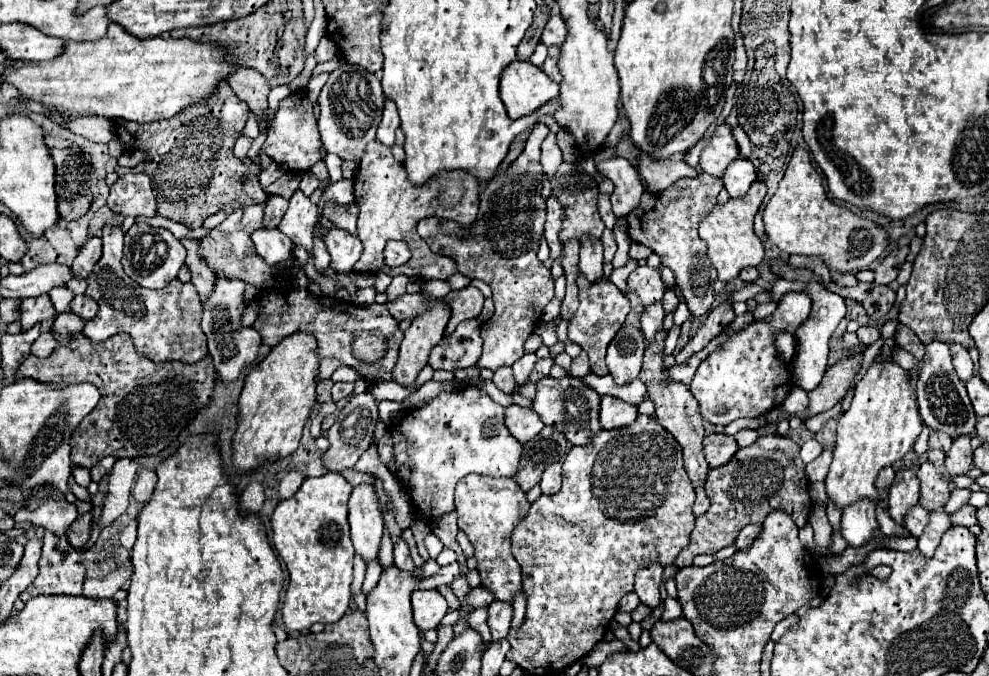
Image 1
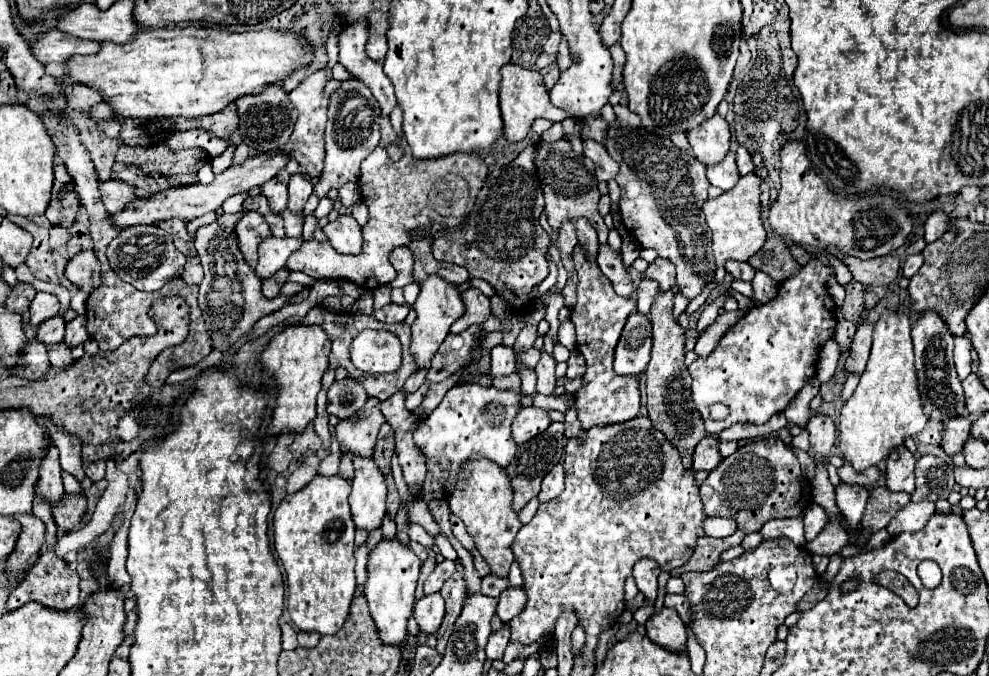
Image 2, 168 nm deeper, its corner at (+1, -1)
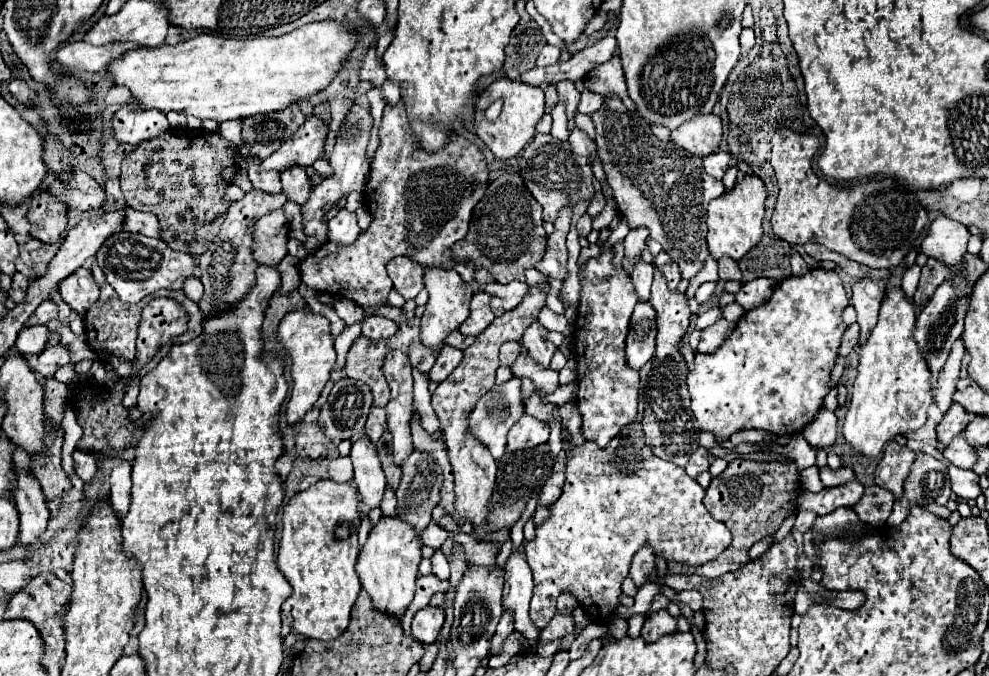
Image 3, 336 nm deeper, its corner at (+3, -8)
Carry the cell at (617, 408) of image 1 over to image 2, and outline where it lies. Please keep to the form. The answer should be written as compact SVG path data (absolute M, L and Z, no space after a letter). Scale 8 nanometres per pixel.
M574 248L574 266L578 272L578 302L572 308L570 320L576 326L576 348L586 360L586 372L582 376L582 388L576 392L576 412L584 430L590 430L600 424L618 424L638 416L640 410L640 390L638 378L616 376L612 368L614 348L618 344L620 332L626 324L630 312L636 310L636 300L622 298L614 292L610 280L600 272L596 260L588 260L588 254L580 248Z

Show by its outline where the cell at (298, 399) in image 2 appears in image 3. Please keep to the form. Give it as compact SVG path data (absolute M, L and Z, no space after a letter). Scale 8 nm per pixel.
M290 311L278 327L276 341L286 349L288 355L292 355L292 367L290 367L292 391L290 391L290 399L288 399L286 421L288 421L288 425L294 425L294 423L302 421L304 415L314 407L314 403L318 401L318 397L330 377L330 371L334 367L336 351L334 351L334 339L330 335L330 321L322 315Z

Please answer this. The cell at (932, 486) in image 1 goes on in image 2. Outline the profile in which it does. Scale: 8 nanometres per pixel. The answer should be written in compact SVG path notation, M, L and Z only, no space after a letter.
M924 454L916 460L916 490L912 502L946 500L954 486L954 470L950 460Z

